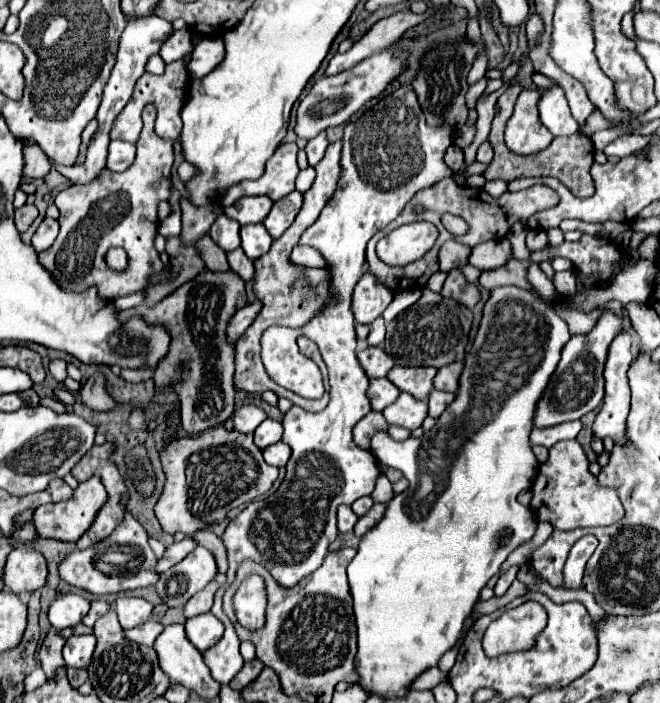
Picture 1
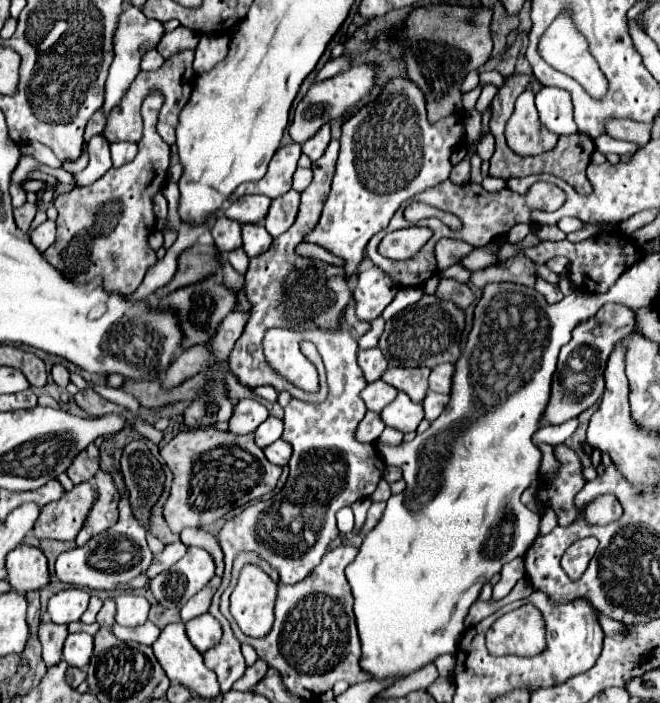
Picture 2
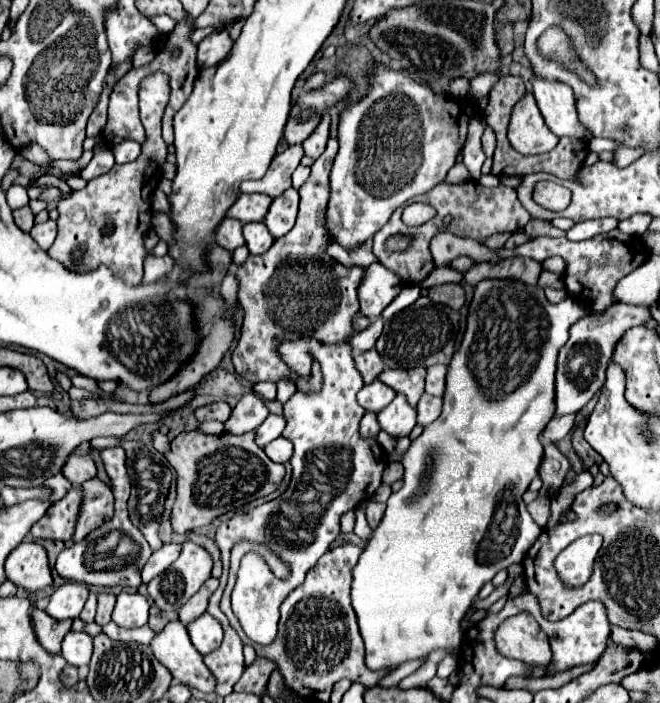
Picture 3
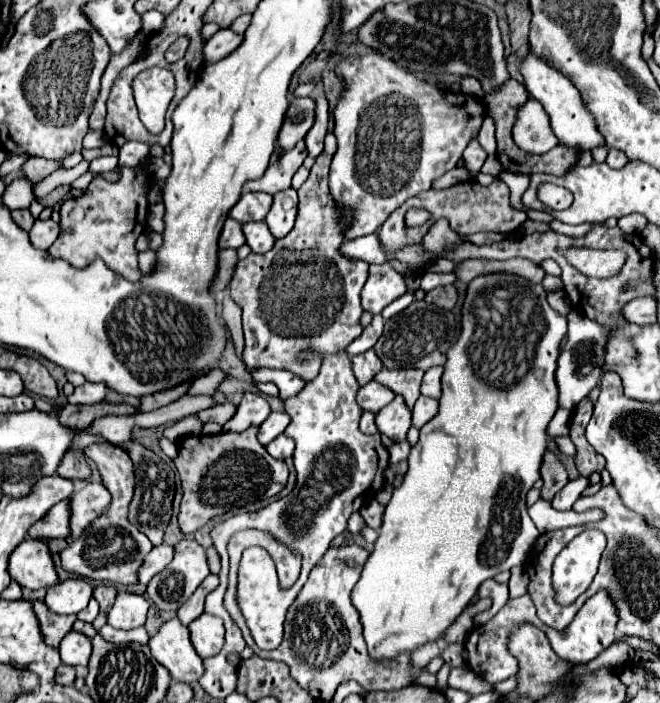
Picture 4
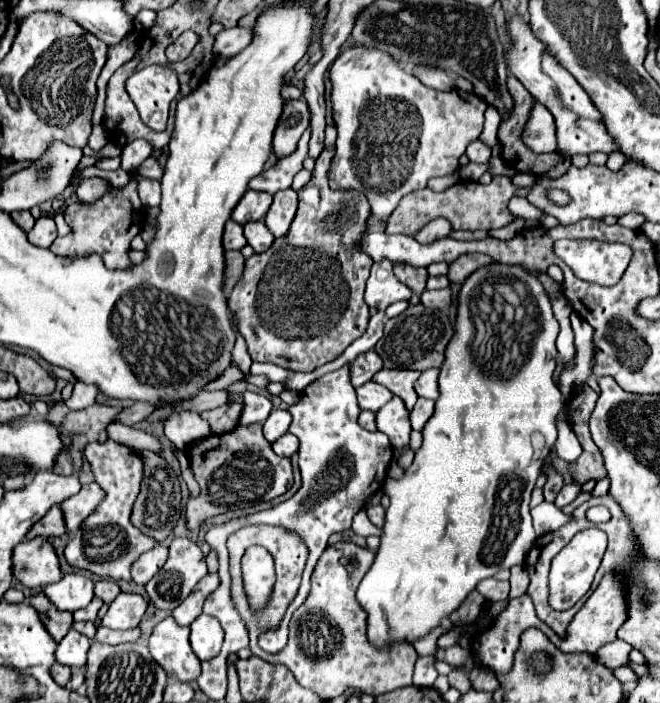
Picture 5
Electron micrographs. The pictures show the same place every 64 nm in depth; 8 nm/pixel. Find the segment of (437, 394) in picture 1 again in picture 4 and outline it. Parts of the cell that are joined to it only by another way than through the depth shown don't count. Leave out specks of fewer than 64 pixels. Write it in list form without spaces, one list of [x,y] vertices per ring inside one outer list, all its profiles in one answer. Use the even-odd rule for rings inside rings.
[[[420,396],[418,402],[416,402],[414,408],[412,408],[412,426],[420,430],[420,428],[422,428],[428,420],[432,420],[436,414],[438,414],[438,400]]]

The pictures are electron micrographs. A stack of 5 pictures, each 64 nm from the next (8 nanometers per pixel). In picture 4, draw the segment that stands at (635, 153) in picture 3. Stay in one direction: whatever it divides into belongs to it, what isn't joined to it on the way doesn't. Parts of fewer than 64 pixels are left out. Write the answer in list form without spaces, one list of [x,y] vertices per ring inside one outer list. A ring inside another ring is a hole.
[[[610,148],[610,150],[608,150],[608,158],[606,158],[606,162],[610,164],[610,168],[622,168],[622,166],[628,162],[628,156],[626,156],[624,152],[620,152],[620,150]]]

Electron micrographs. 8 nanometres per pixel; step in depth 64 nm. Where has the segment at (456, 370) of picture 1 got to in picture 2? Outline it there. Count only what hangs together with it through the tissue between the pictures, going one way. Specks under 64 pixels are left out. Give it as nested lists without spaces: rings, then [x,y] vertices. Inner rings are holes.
[[[438,364],[430,372],[428,388],[432,392],[438,392],[438,394],[448,394],[450,392],[450,384],[452,384],[452,374],[454,374],[454,366],[452,364]]]

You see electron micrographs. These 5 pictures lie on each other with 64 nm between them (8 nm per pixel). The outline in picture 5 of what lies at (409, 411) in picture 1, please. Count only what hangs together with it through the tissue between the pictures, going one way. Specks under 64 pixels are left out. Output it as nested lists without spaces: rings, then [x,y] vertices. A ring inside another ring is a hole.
[[[394,396],[384,408],[378,410],[376,424],[378,424],[378,430],[390,438],[394,448],[406,448],[408,446],[412,426],[408,420],[408,410],[398,396]]]

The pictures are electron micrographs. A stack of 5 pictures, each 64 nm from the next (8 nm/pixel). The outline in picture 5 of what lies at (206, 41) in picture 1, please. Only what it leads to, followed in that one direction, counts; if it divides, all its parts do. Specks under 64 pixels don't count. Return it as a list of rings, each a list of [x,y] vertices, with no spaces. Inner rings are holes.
[[[236,26],[236,28],[228,28],[228,30],[222,30],[218,36],[216,36],[216,44],[214,44],[214,54],[218,58],[228,58],[228,56],[234,56],[236,52],[244,50],[254,38],[254,30],[252,28],[242,28],[242,26]]]

